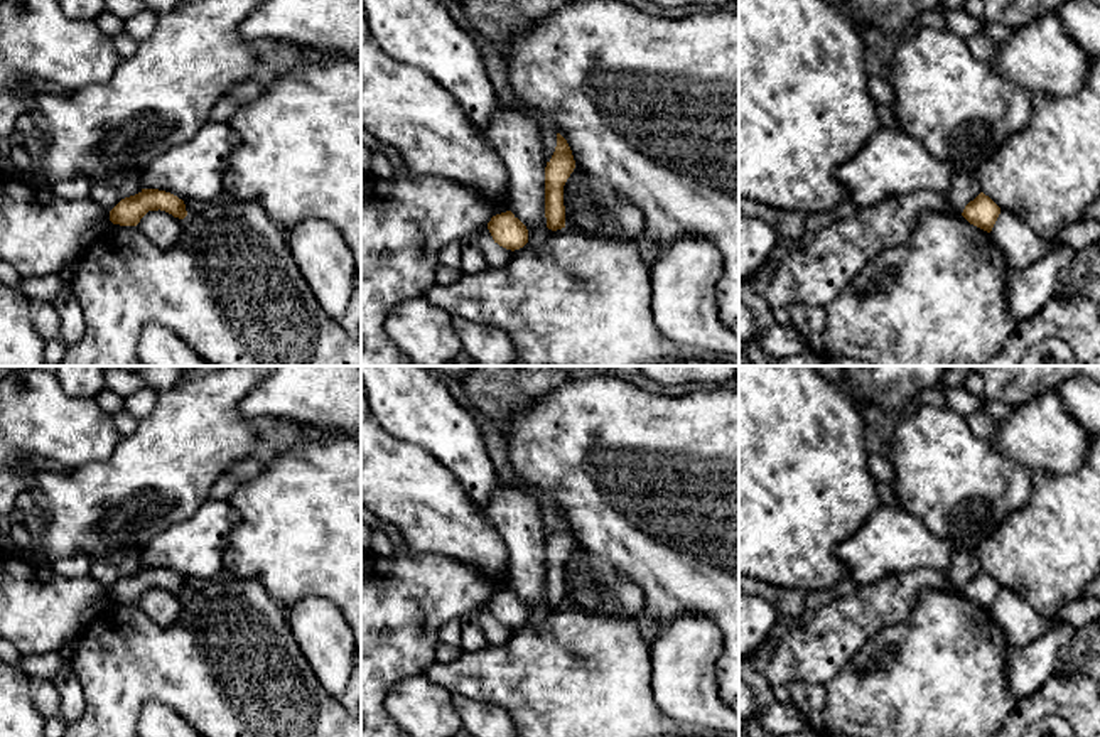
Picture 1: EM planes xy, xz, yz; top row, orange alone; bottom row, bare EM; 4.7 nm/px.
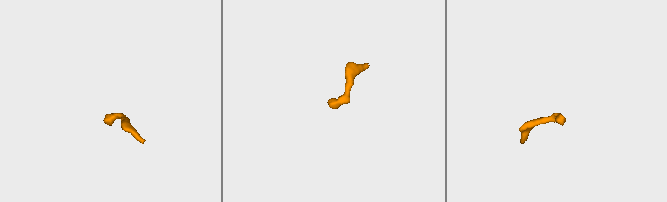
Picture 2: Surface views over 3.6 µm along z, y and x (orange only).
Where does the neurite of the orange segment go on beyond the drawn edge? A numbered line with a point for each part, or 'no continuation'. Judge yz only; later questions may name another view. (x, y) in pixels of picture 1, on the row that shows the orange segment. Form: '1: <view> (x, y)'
no continuation

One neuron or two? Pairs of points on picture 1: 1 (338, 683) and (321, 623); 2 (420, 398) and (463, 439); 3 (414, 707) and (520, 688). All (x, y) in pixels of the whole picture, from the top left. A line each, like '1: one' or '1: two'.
1: one
2: one
3: two

